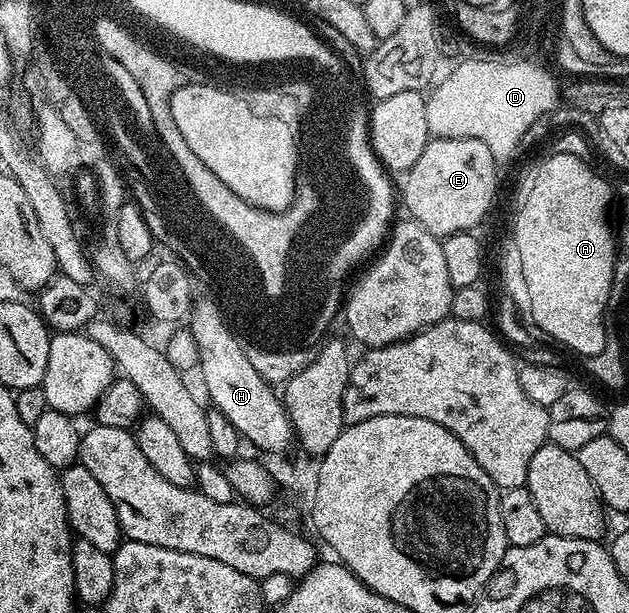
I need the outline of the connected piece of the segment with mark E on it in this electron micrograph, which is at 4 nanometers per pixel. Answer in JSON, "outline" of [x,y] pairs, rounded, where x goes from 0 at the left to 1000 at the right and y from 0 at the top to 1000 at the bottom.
{"outline":[[[687,225],[679,230],[676,245],[663,264],[639,289],[641,313],[638,307],[638,333],[647,338],[645,351],[661,359],[682,382],[696,385],[719,385],[728,378],[747,378],[760,374],[760,365],[781,346],[787,333],[787,312],[793,307],[793,287],[787,282],[790,263],[758,225]]]}

